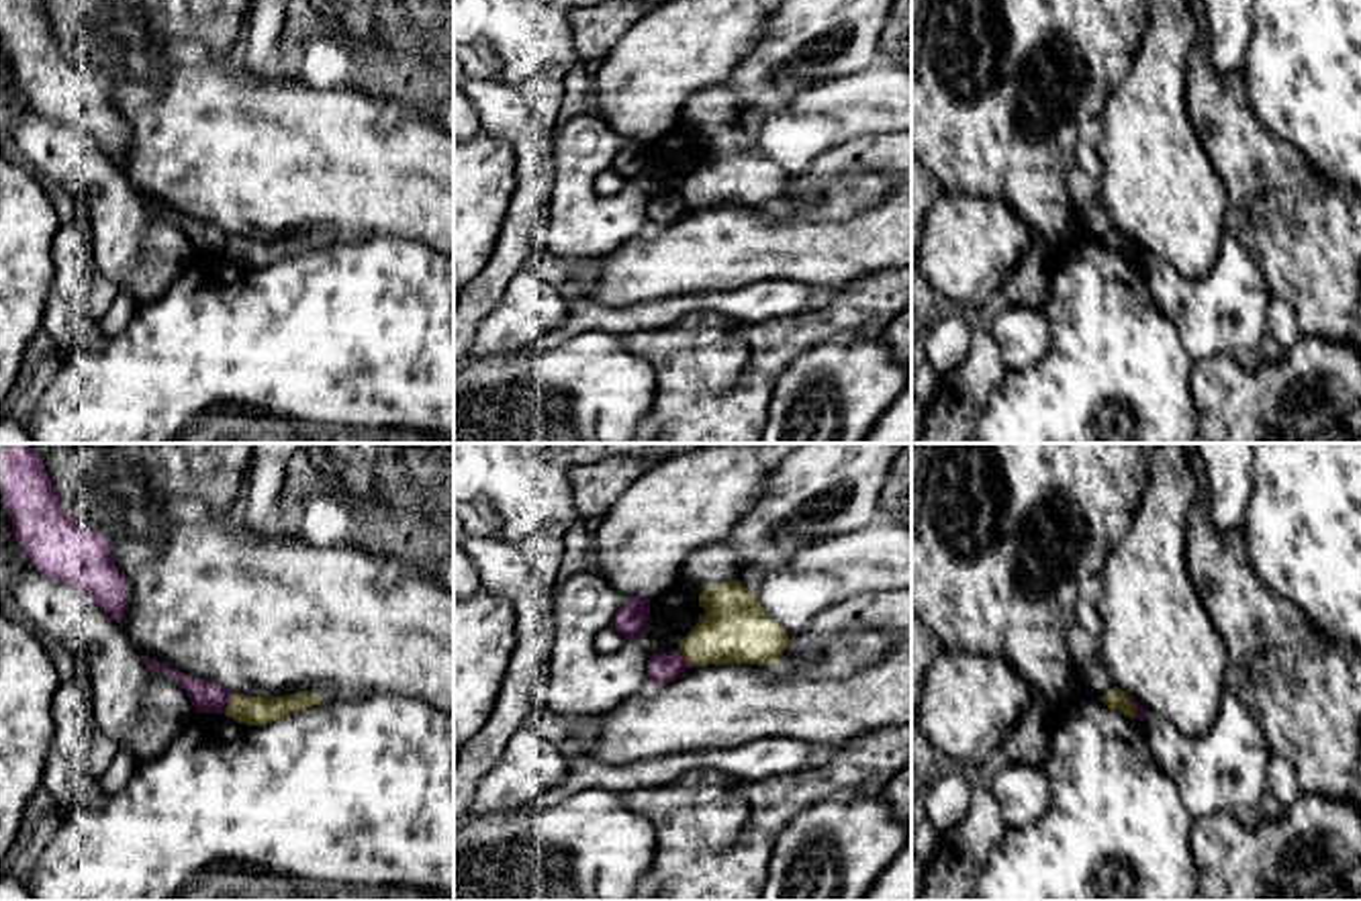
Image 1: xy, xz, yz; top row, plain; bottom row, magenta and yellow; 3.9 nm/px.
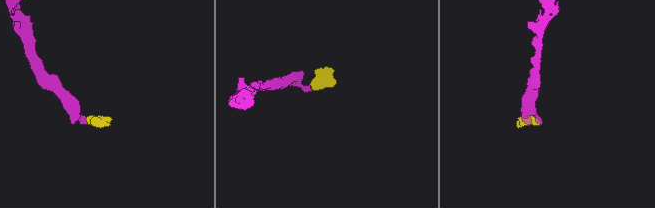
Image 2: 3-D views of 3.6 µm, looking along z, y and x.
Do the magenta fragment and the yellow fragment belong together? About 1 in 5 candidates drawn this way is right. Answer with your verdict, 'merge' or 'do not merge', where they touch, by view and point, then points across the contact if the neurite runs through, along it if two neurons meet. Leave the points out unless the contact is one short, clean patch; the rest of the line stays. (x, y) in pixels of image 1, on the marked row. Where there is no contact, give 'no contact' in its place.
do not merge | xy (225, 703) | along xy (227, 693), (223, 712)

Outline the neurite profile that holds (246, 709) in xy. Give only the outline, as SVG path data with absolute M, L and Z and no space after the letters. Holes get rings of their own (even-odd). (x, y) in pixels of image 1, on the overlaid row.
M307 691L272 699L233 693L227 695L225 715L245 725L266 725L286 713L304 709L321 701L323 697L319 693Z

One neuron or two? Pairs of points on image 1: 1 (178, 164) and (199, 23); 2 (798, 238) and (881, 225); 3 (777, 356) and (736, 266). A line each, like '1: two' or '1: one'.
1: two
2: one
3: two

